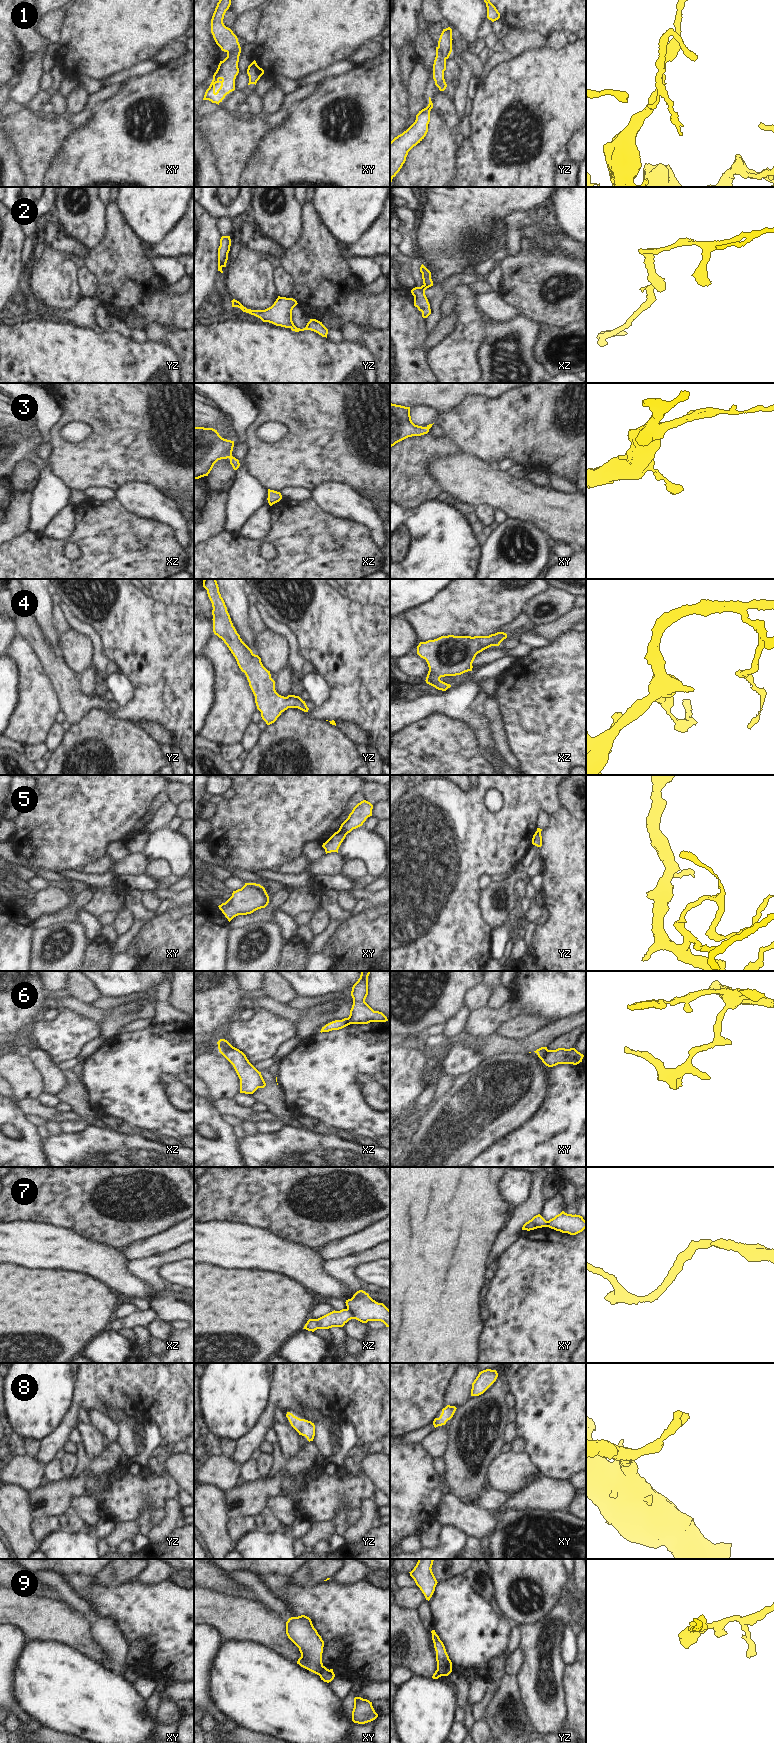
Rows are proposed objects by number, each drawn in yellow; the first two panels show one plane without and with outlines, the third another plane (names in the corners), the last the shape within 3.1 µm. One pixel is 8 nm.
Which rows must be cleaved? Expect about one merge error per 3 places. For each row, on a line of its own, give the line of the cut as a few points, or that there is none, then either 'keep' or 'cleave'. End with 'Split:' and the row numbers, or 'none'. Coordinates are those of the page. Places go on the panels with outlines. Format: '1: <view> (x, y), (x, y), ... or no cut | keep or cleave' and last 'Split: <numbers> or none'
1: xy (227, 51), (235, 50), (239, 55) | cleave
2: no cut | keep
3: no cut | keep
4: no cut | keep
5: xy (338, 830), (346, 834) | cleave
6: xy (548, 1050), (541, 1059) | cleave
7: xz (347, 1308), (353, 1318) | cleave
8: no cut | keep
9: xy (324, 1666), (318, 1674) | cleave
Split: 1, 5, 6, 7, 9

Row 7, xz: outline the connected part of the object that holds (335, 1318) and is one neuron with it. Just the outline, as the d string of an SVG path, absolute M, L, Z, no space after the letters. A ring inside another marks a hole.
M348 1309L334 1310L318 1319L309 1319L303 1329L314 1332L317 1329L343 1327L351 1319L353 1314Z

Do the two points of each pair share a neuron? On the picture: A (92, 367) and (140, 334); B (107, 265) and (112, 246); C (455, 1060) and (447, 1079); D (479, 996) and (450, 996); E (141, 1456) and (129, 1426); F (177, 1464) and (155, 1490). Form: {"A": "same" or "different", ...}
{"A": "different", "B": "same", "C": "different", "D": "different", "E": "different", "F": "different"}

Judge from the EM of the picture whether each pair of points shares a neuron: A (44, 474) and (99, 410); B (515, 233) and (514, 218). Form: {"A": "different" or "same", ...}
{"A": "different", "B": "same"}

